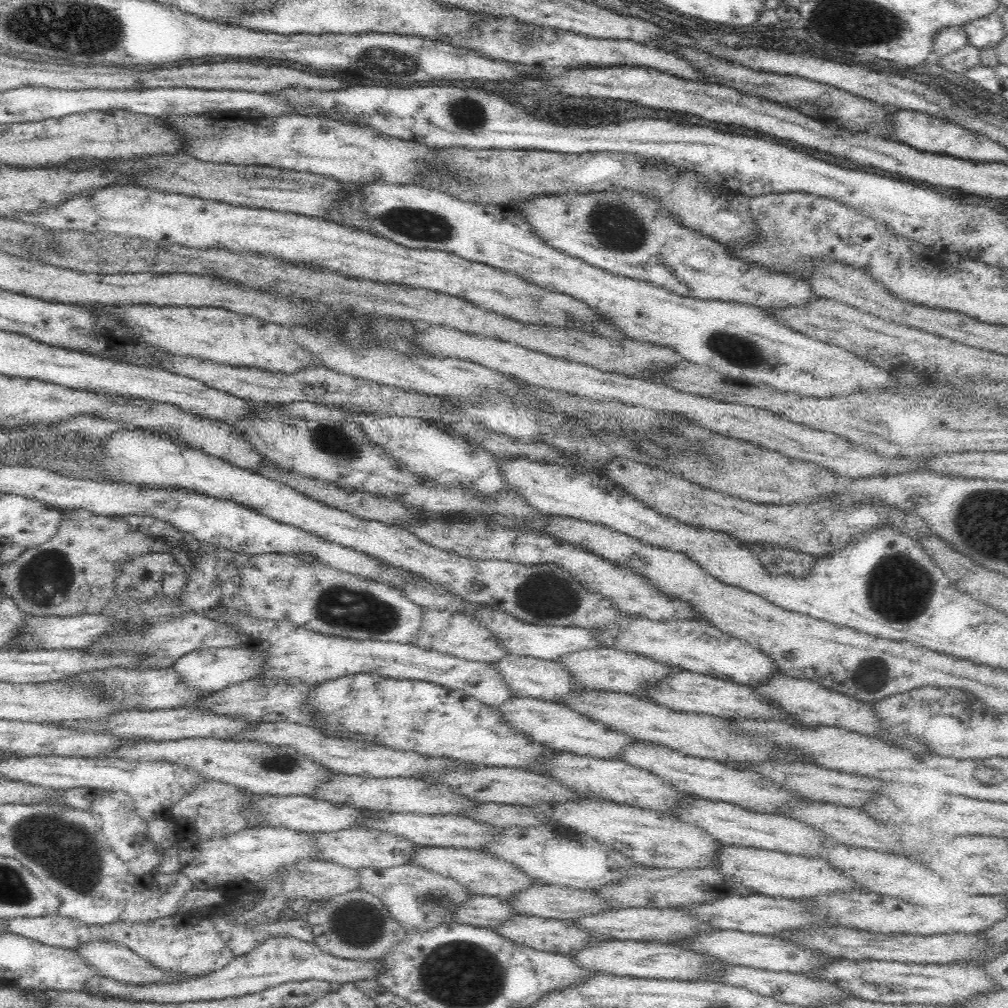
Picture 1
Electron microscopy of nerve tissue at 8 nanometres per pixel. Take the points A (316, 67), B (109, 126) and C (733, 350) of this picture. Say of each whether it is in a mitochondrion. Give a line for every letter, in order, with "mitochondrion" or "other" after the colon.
A: other
B: other
C: mitochondrion

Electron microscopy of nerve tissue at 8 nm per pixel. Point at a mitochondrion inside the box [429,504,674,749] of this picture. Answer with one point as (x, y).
(547, 594)

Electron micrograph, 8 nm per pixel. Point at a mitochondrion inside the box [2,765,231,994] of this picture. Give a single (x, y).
(66, 849)

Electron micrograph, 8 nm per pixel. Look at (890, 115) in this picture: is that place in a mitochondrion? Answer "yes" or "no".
no

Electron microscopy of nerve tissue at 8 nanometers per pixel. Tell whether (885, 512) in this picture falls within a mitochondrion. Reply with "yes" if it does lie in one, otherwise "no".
no

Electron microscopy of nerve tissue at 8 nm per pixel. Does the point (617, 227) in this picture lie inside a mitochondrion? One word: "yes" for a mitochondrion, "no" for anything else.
yes

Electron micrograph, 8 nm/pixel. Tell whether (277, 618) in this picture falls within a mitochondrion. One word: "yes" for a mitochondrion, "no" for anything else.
no

